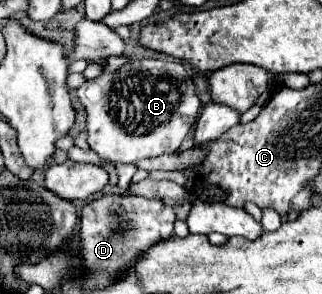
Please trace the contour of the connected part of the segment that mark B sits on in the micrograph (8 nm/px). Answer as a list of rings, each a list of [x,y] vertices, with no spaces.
[[[145,59],[123,65],[111,75],[99,75],[77,91],[79,103],[87,111],[87,143],[91,151],[95,151],[101,159],[111,163],[133,163],[137,159],[159,157],[165,153],[175,153],[191,127],[195,125],[197,111],[201,107],[199,97],[195,95],[195,85],[189,69],[179,61],[161,61],[161,59]]]

